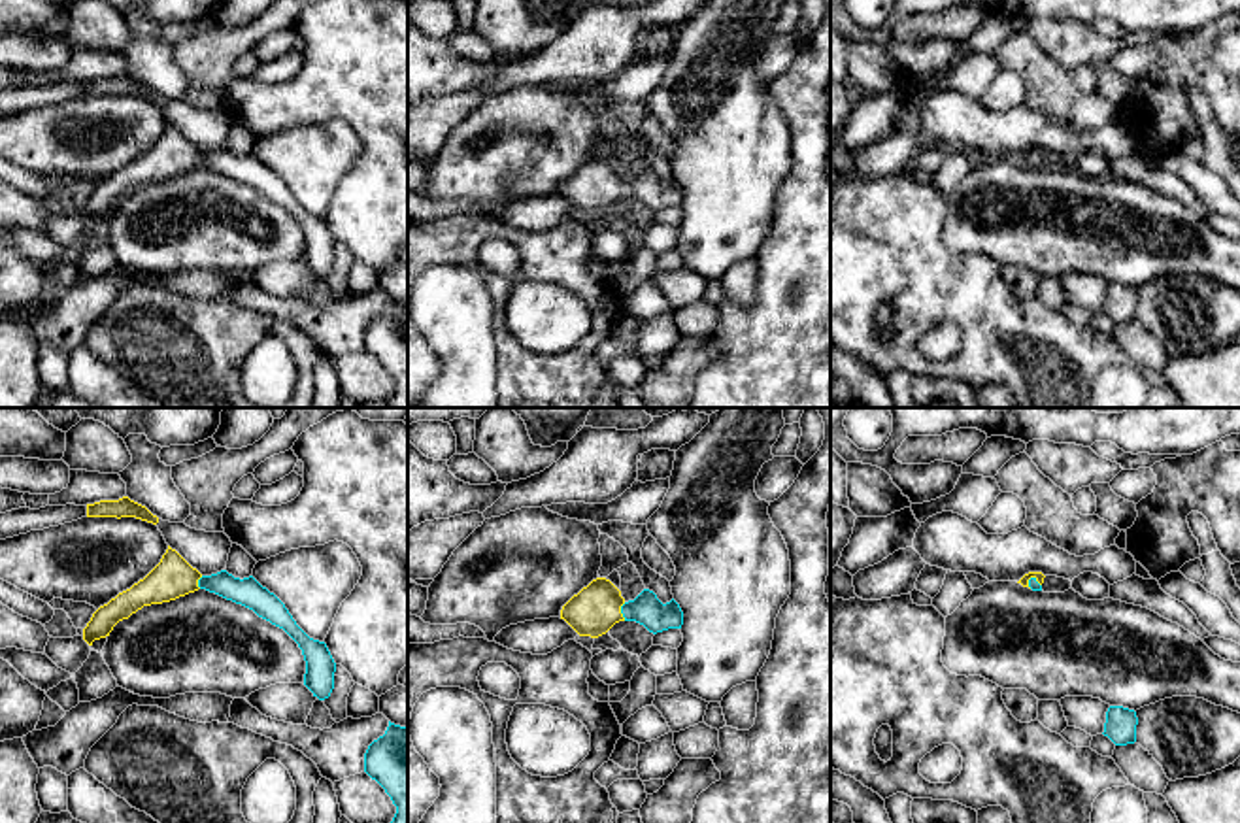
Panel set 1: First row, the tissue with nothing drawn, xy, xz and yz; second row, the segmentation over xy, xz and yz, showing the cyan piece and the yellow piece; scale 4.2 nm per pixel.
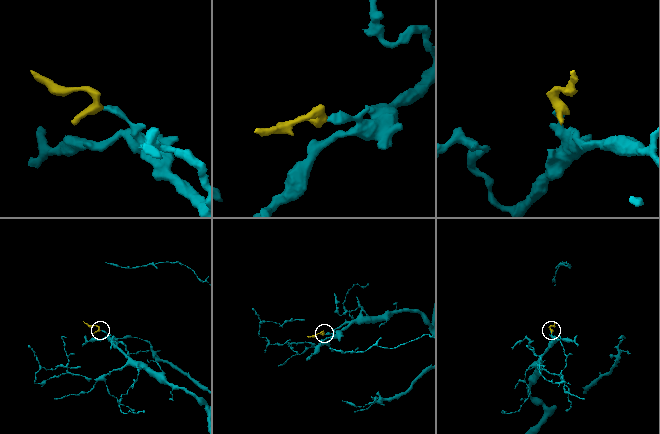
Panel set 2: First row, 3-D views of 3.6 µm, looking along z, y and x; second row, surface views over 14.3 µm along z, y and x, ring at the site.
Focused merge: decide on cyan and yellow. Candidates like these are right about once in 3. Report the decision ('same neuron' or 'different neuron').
same neuron

